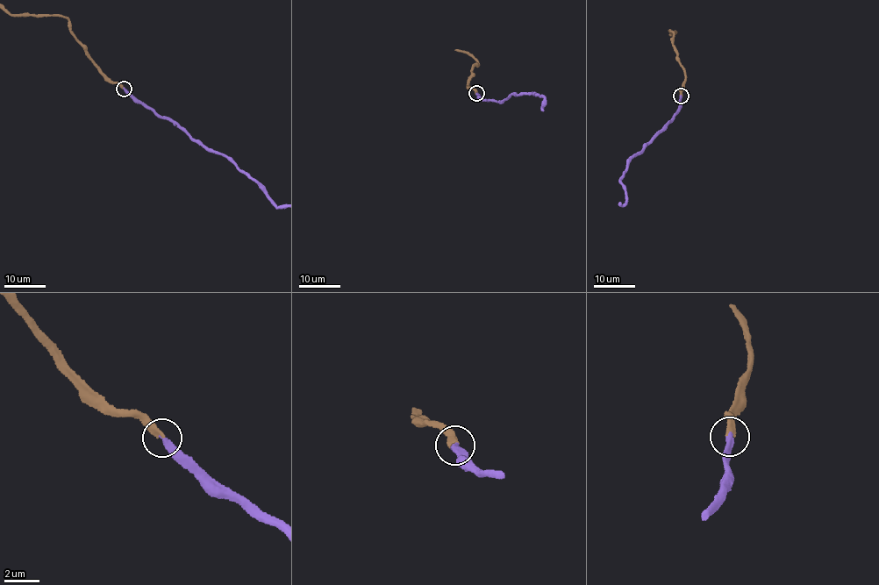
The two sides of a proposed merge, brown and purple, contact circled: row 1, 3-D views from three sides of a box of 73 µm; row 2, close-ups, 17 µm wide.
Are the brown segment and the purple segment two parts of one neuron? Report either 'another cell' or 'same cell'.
same cell

